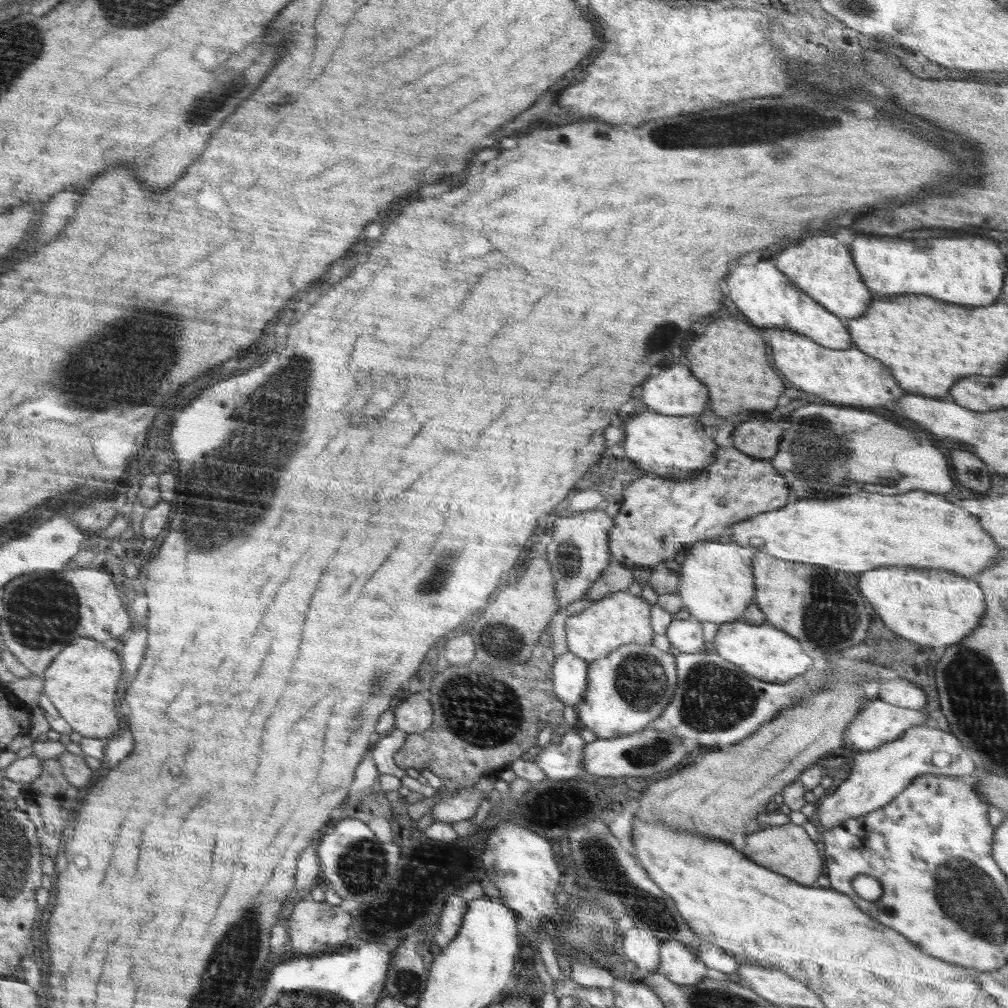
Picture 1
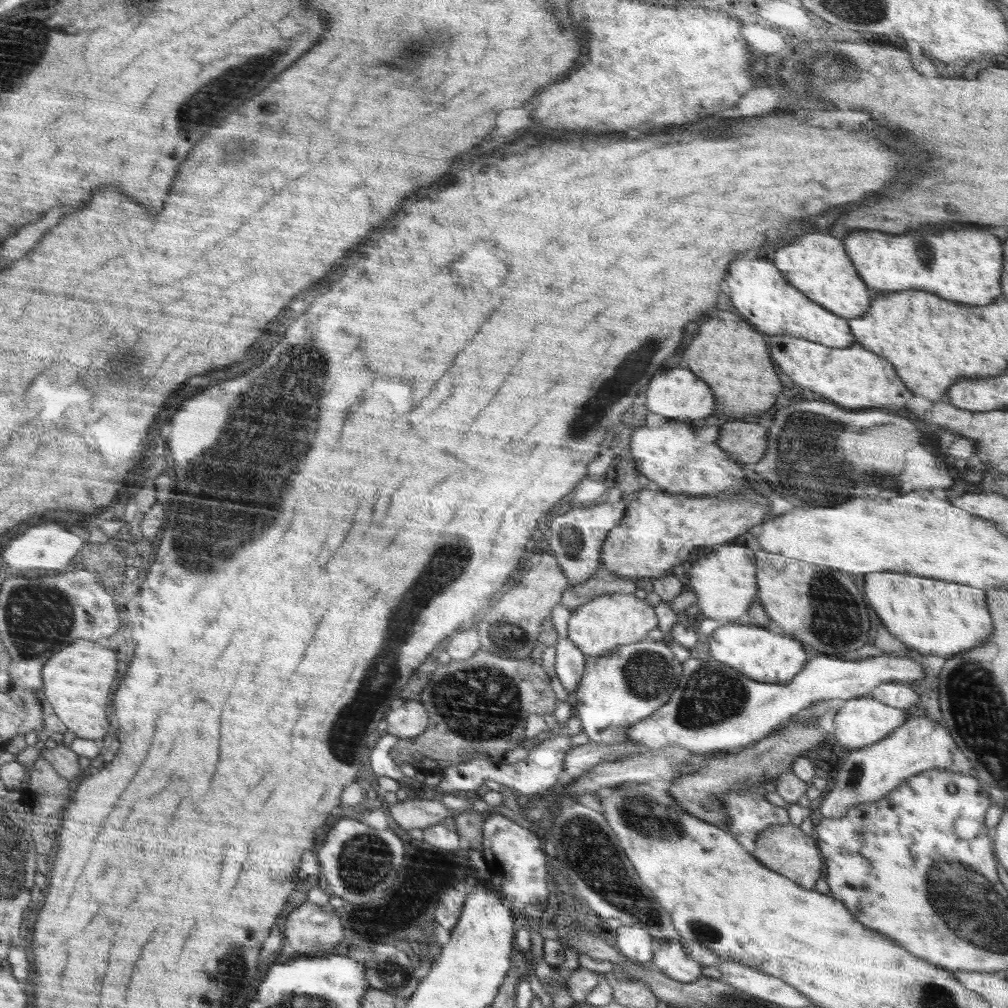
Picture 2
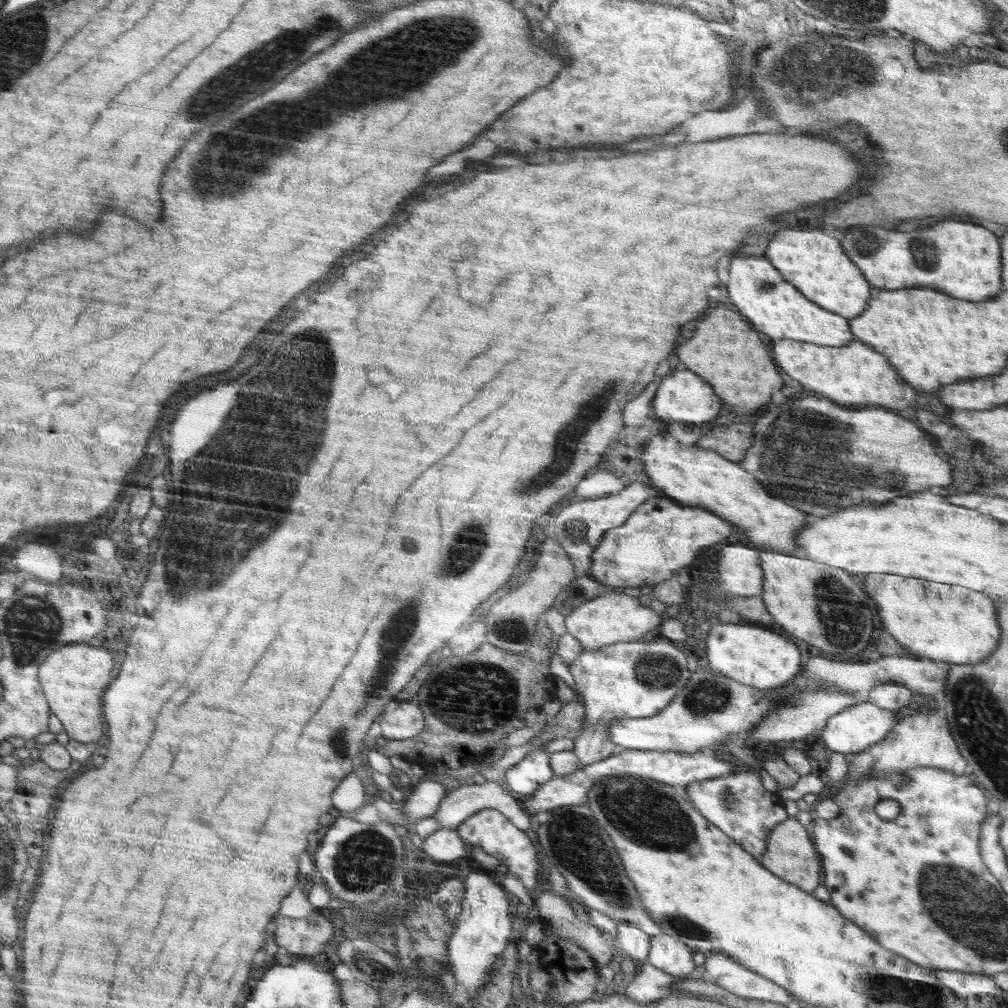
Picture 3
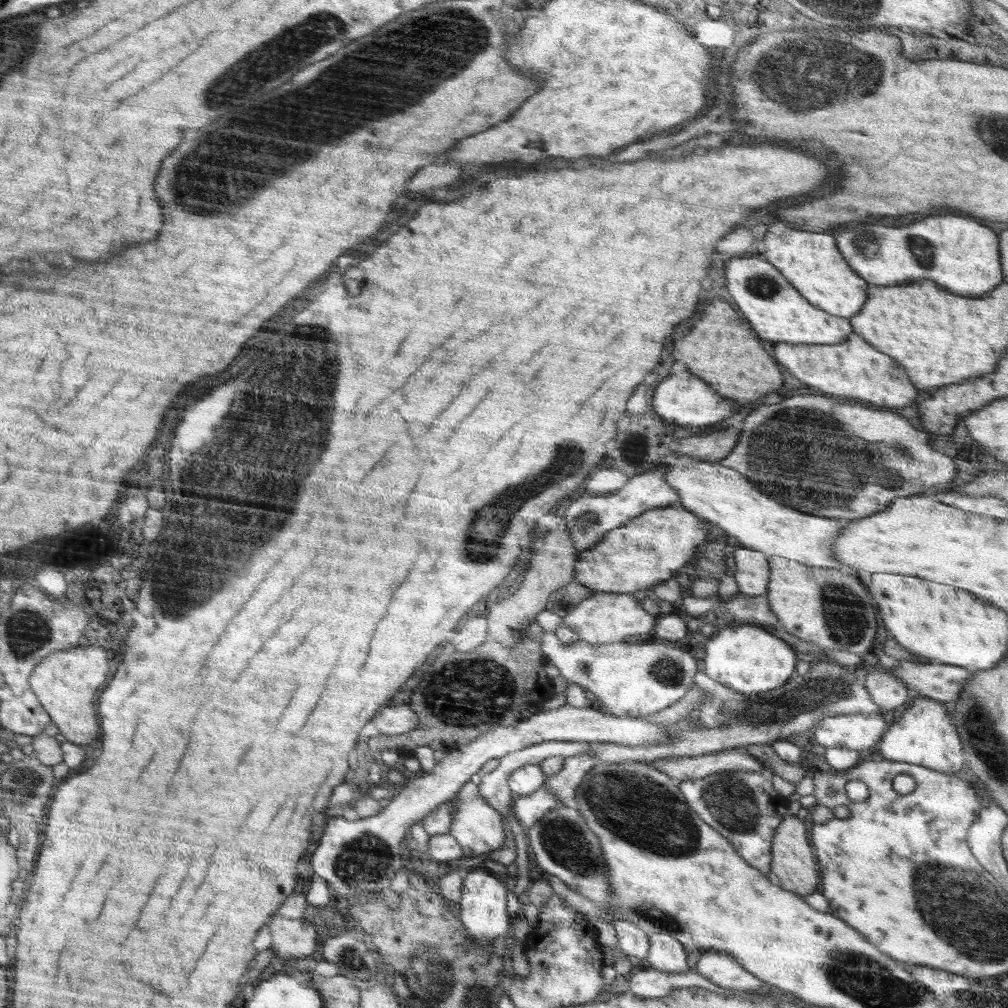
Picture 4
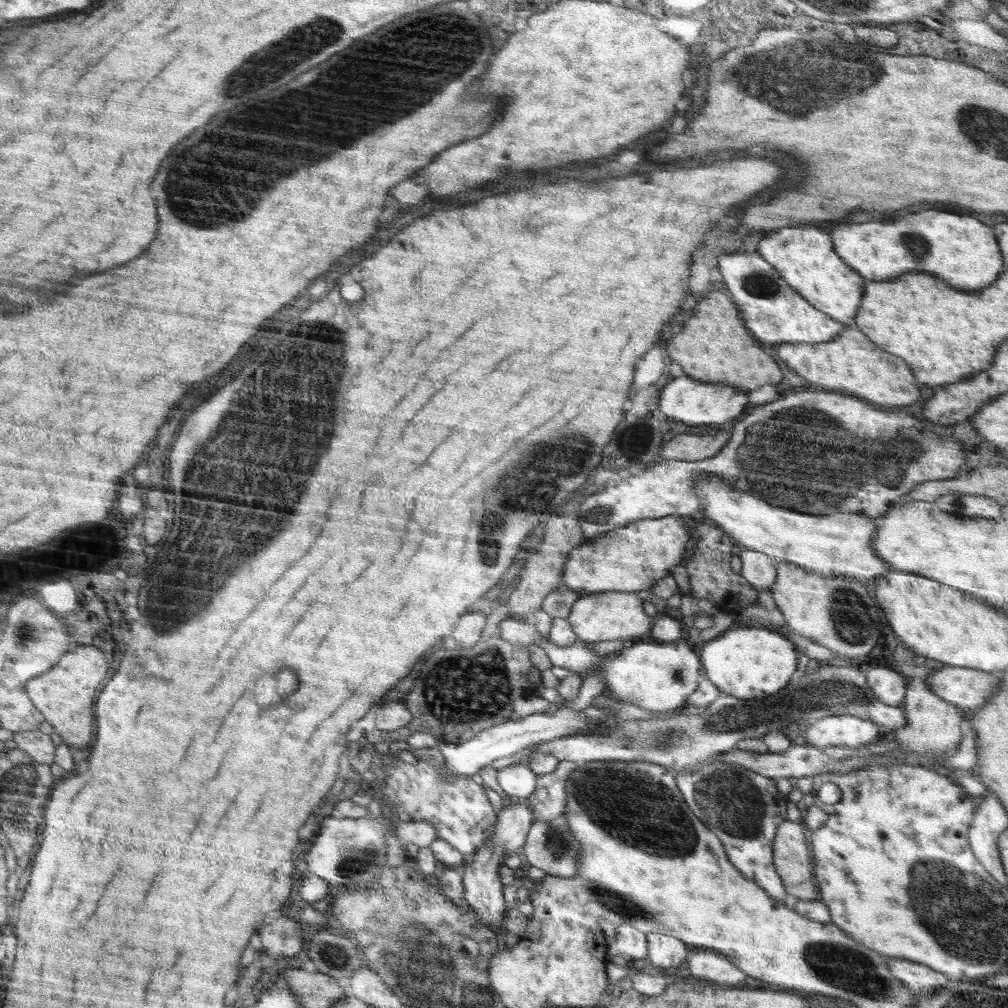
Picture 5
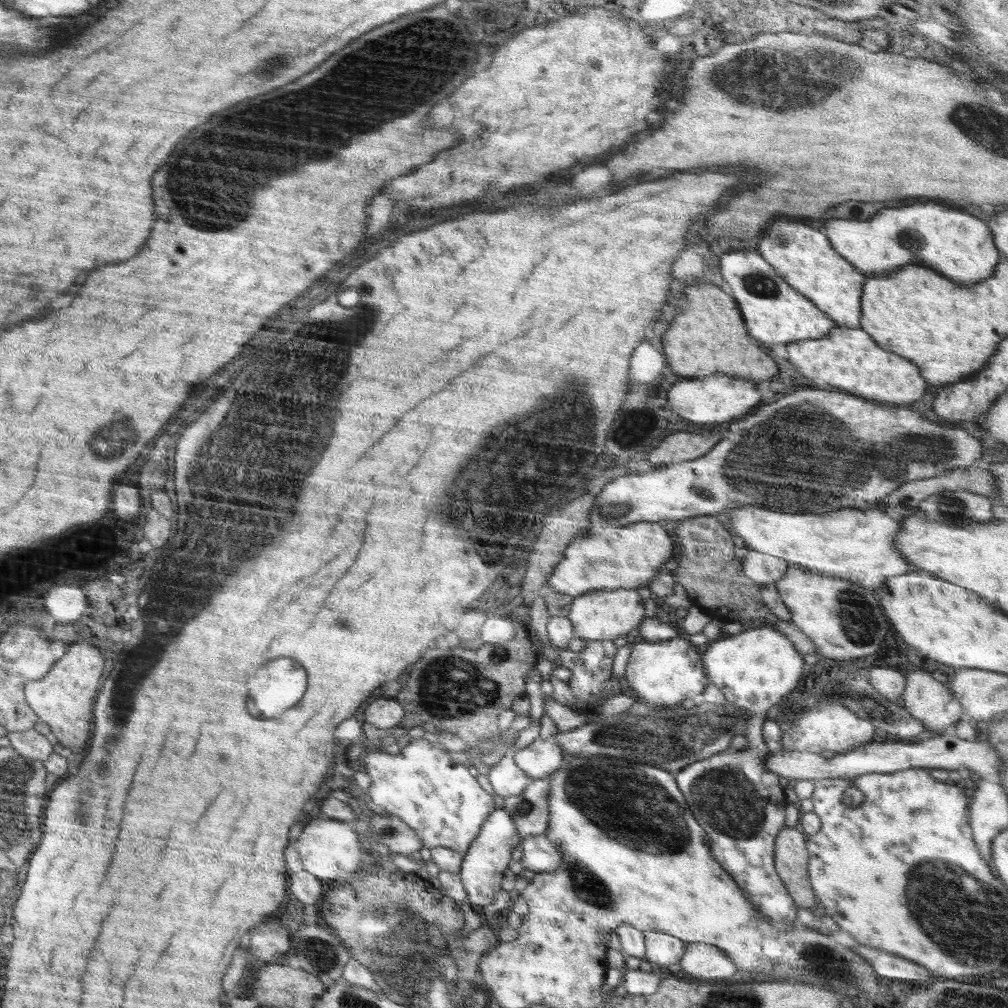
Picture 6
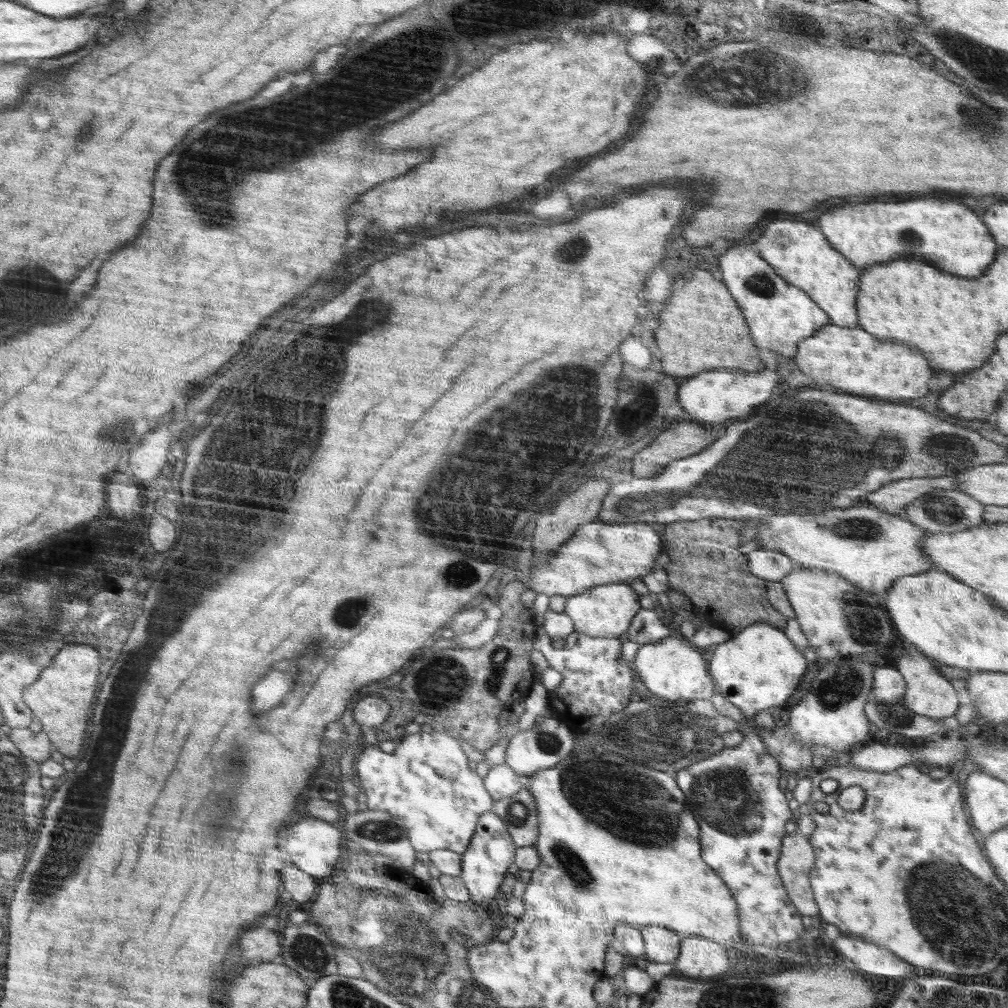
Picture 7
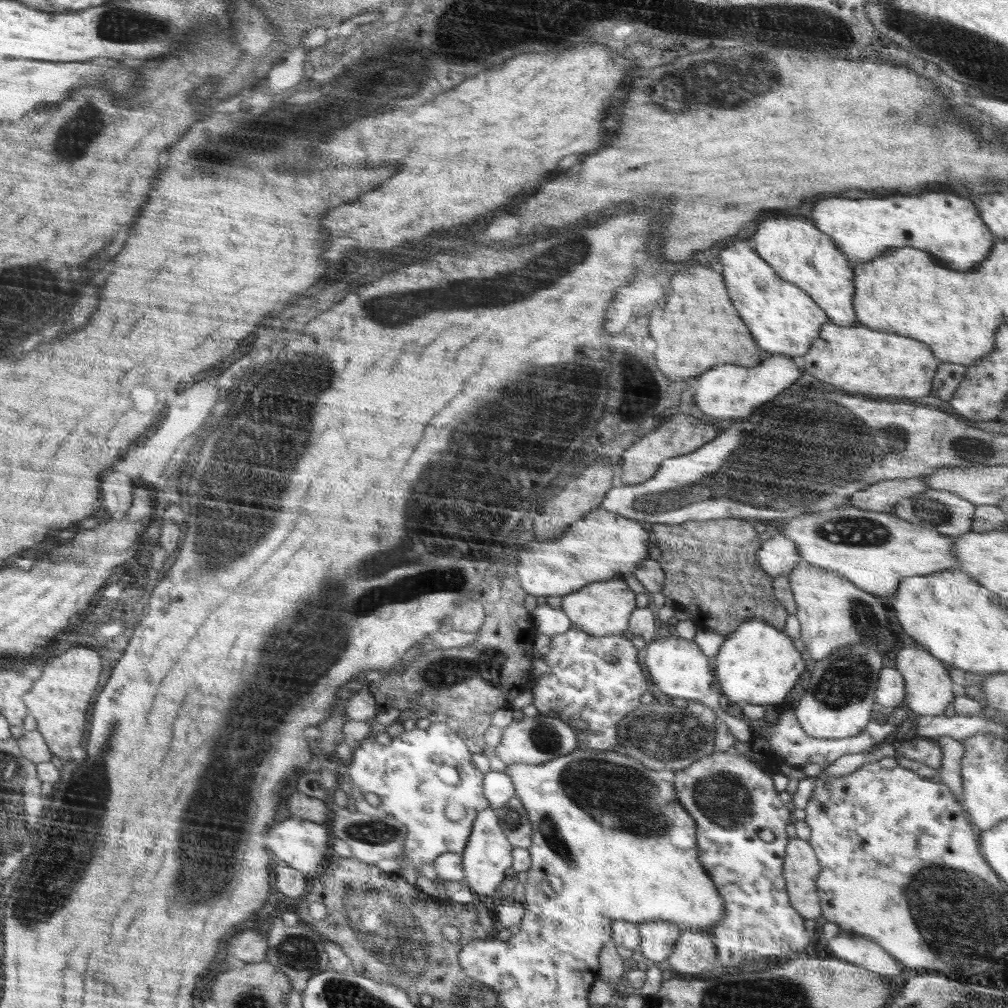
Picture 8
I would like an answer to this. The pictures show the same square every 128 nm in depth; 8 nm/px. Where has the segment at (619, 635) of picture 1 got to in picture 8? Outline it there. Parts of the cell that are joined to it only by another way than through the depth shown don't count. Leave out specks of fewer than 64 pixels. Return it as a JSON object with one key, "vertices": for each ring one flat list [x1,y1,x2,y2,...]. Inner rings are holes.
{"vertices":[[623,578,594,582,580,591,563,597,561,609,568,615,576,629,594,636,620,635,629,628,629,618,636,610,635,593]]}

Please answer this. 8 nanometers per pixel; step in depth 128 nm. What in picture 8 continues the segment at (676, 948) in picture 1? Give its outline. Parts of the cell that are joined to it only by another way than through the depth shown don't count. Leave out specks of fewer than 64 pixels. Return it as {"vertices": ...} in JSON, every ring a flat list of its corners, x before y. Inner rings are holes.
{"vertices":[[662,920,640,922,638,930,640,944,637,956,644,960,662,962,662,964,665,964,672,954,682,931,678,925]]}

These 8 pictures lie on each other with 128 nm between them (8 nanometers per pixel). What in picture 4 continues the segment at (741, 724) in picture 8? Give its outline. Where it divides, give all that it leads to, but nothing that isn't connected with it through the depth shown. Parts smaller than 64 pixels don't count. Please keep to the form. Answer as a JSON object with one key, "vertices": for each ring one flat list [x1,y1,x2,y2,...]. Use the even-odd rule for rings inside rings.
{"vertices":[[544,632,540,639,540,650,546,659,549,669,551,672,554,672,562,678,566,678,569,683,578,684,582,686,590,699,594,702,593,707,597,708,600,712,604,714,612,714,612,716,632,716,632,717,642,717,647,716,648,714,656,714,660,710,671,707,674,703,678,702,681,698,686,696,686,693,694,686,694,676,697,672,697,661,694,658,693,654,689,650,682,648,676,648,674,644,670,642,647,642,645,640,643,643,625,643,625,641,601,644,601,645,591,645,586,641,578,640,574,644,564,645,559,640,558,637,552,632]]}

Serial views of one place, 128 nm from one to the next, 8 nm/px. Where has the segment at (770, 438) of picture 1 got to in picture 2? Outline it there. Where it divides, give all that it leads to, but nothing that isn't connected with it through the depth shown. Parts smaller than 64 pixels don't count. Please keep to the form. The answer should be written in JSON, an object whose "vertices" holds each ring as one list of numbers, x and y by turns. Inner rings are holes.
{"vertices":[[728,422,720,426,714,444,736,456,746,466,757,463,766,452,768,428,754,422]]}

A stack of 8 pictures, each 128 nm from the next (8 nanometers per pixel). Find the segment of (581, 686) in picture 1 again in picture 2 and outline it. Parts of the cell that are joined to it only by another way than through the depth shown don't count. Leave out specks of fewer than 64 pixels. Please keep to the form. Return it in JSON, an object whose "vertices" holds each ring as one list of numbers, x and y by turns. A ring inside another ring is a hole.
{"vertices":[[559,638,554,646,556,648,556,678,560,680,562,688,572,694,582,679,586,657,568,638]]}

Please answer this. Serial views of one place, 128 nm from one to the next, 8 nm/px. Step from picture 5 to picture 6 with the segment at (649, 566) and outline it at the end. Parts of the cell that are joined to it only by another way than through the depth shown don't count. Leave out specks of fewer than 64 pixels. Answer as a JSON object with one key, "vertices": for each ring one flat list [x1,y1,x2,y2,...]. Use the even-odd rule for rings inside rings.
{"vertices":[[638,522,619,528,592,529,576,538,563,553,563,560,550,574,547,591,580,597,598,590,641,589,663,571,664,564,673,558,674,540,660,526,652,522]]}

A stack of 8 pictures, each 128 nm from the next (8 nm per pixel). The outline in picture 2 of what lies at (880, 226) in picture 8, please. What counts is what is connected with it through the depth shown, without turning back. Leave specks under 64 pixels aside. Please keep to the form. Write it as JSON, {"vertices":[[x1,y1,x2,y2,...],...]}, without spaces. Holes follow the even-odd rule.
{"vertices":[[858,230,846,240,850,256,860,278,873,292,926,290,940,298,986,306,1000,298,1000,278,1004,270,1002,246,996,236,982,230,946,230,934,236,902,236,885,231]]}

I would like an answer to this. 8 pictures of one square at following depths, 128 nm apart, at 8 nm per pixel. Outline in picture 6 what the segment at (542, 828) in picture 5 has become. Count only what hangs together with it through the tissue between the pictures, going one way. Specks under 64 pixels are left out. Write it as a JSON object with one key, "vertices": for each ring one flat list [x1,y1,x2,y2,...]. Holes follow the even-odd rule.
{"vertices":[[545,832,528,835,520,845,523,848,520,858,523,868,536,873,550,872,562,864,562,849,552,843]]}

